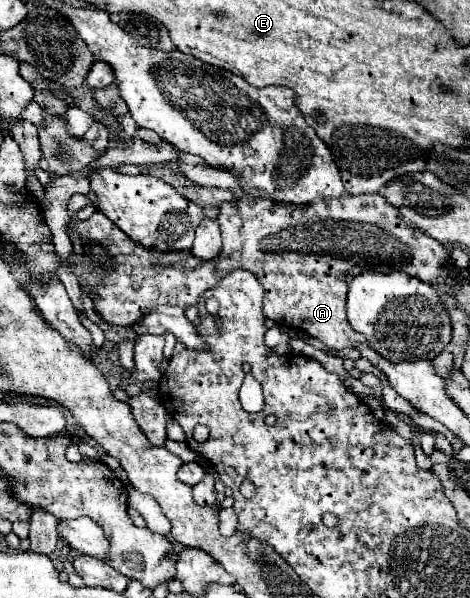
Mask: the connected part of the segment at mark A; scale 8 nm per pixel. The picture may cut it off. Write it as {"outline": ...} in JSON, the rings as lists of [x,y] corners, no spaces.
{"outline":[[[360,194],[360,196],[340,196],[340,198],[322,198],[310,204],[278,204],[272,200],[258,200],[254,196],[240,196],[238,200],[230,200],[220,206],[218,220],[222,222],[222,252],[212,260],[202,260],[192,252],[158,252],[144,248],[142,244],[134,244],[120,228],[114,228],[106,216],[96,212],[92,218],[78,222],[78,232],[82,244],[86,240],[98,240],[98,244],[108,244],[110,256],[114,256],[114,272],[106,276],[94,276],[90,268],[80,268],[76,256],[70,258],[70,268],[80,280],[80,286],[88,288],[88,294],[94,298],[94,310],[102,316],[102,320],[118,326],[132,326],[140,320],[142,312],[152,312],[160,304],[172,304],[186,308],[196,304],[198,298],[222,282],[232,270],[250,270],[262,280],[266,288],[266,304],[264,314],[284,328],[302,330],[314,338],[318,338],[328,348],[348,348],[356,342],[366,342],[366,338],[354,332],[346,320],[346,274],[354,264],[360,266],[390,266],[392,270],[406,272],[414,278],[420,278],[428,284],[452,284],[450,272],[442,270],[442,264],[450,258],[450,250],[446,250],[438,240],[430,236],[422,236],[420,232],[412,232],[398,220],[398,210],[392,208],[380,194]]]}

